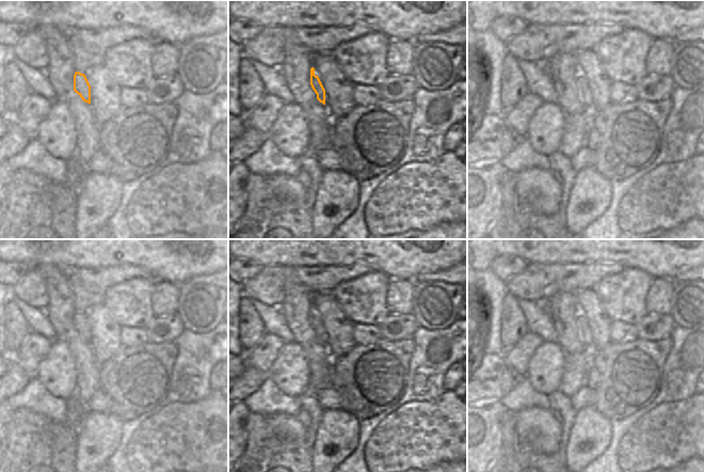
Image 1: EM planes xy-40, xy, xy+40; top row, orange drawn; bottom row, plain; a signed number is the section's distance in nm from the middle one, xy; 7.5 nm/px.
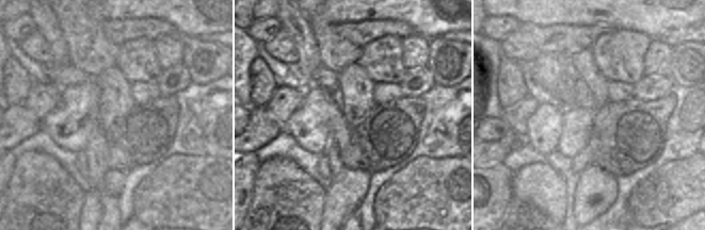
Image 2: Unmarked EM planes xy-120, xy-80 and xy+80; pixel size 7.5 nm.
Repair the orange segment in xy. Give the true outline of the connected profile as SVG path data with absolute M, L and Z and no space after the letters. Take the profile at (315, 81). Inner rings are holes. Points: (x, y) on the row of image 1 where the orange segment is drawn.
M310 68L310 85L317 94L317 99L325 105L325 90L318 76L315 75L315 68Z

